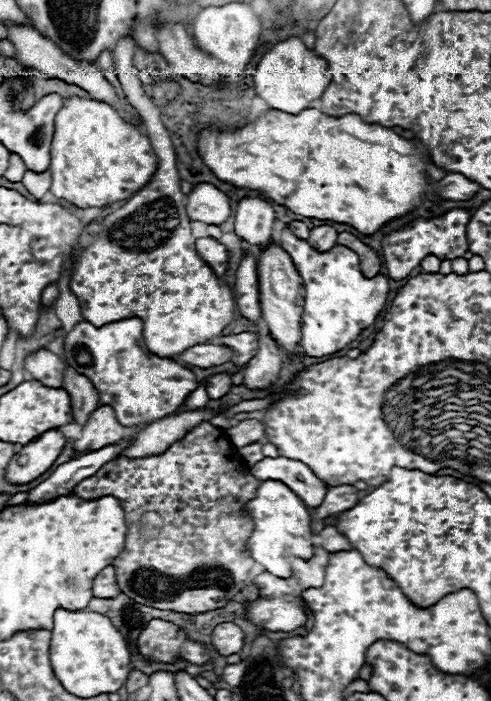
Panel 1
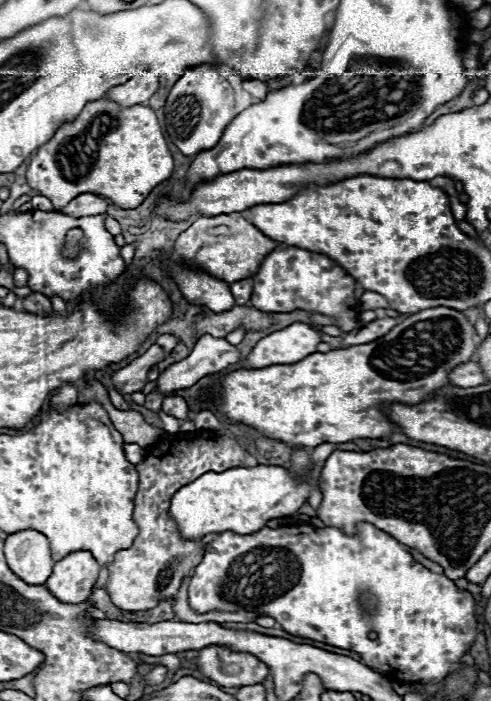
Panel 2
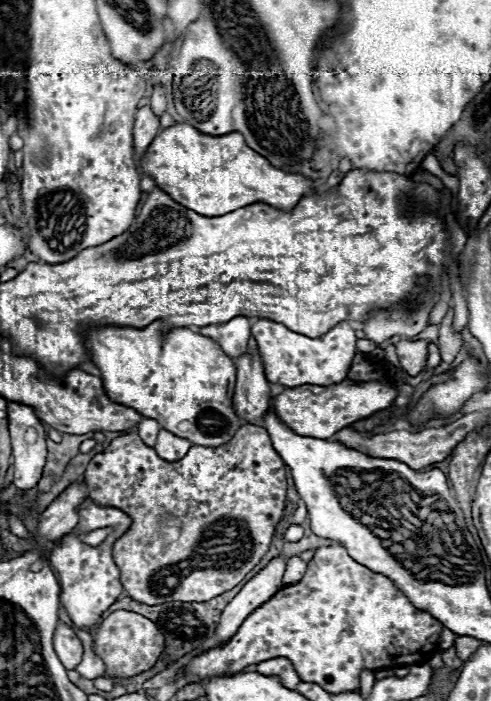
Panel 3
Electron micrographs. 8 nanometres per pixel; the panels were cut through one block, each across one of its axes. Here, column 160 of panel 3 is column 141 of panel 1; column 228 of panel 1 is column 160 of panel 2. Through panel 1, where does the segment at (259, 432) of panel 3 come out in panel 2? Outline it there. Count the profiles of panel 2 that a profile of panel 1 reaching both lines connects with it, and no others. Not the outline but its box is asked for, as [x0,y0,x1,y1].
[106,430,246,610]

